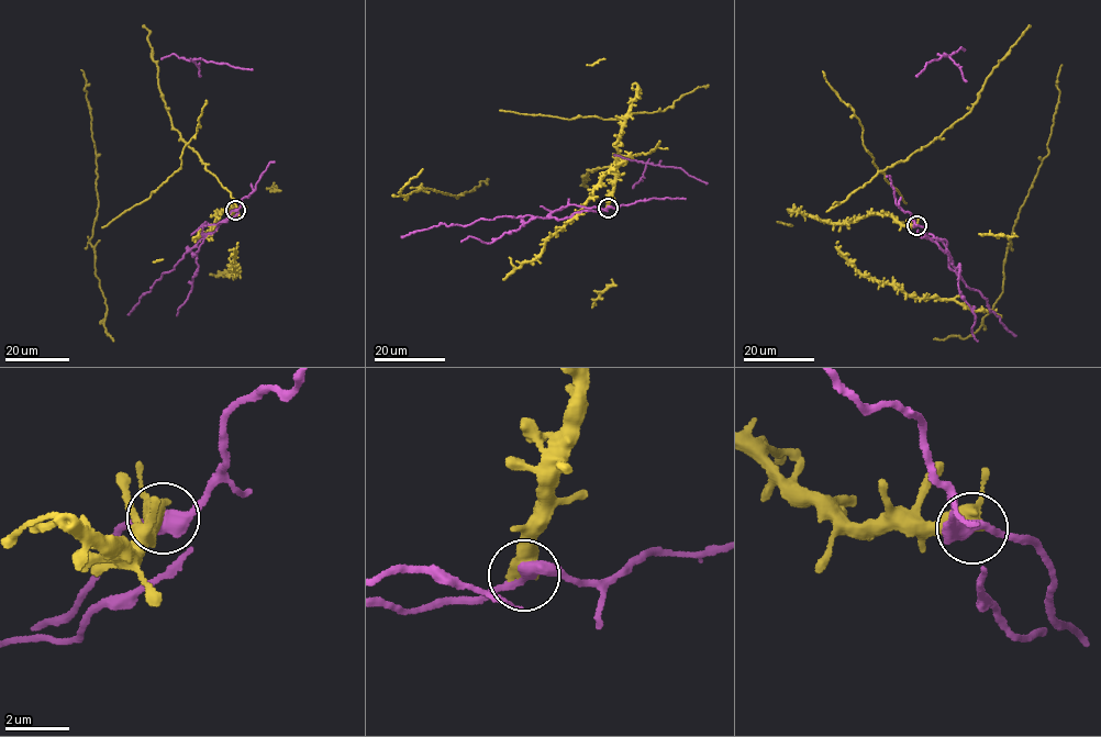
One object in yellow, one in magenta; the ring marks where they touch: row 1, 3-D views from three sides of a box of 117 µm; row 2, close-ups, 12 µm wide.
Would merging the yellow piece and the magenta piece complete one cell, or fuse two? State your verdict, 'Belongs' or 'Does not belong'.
Does not belong

